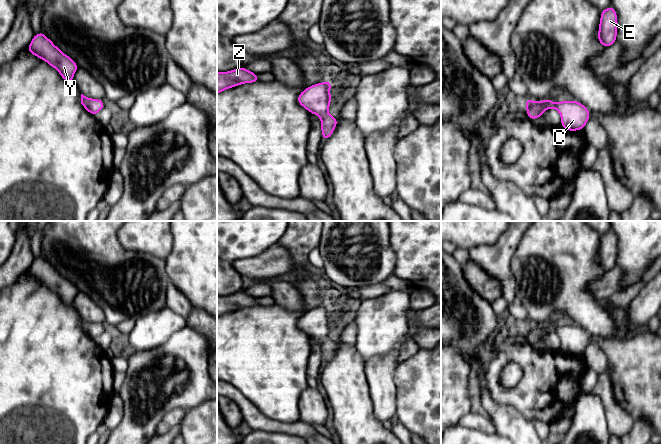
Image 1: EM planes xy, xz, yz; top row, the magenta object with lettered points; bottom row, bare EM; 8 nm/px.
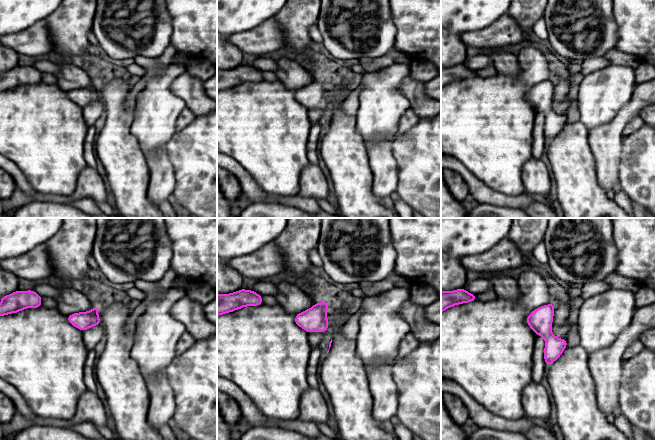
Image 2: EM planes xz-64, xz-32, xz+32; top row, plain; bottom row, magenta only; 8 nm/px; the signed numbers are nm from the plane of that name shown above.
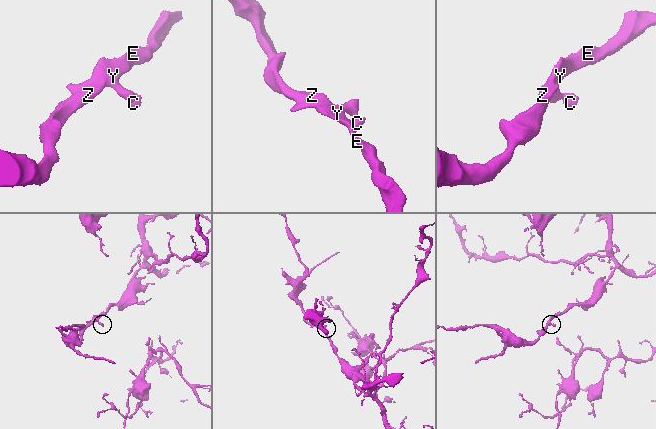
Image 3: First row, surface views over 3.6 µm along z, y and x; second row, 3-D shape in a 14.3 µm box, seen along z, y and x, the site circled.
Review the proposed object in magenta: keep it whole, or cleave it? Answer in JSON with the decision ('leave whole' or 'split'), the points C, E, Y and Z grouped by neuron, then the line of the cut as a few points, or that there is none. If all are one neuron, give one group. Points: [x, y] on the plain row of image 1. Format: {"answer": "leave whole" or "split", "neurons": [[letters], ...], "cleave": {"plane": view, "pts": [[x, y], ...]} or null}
{"answer": "leave whole", "neurons": [["C", "E", "Y", "Z"]], "cleave": null}

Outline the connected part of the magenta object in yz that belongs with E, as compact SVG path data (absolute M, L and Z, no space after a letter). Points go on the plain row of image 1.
M611 230L602 234L598 254L598 265L605 272L616 267L617 251L616 234Z

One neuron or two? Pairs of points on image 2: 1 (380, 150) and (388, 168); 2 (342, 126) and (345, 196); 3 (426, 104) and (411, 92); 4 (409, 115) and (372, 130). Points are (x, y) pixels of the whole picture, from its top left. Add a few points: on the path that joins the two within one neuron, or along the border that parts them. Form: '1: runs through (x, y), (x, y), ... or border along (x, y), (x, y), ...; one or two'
1: runs through (380, 154), (384, 164); one
2: runs through (342, 143), (345, 154), (345, 179); one
3: runs through (422, 103), (415, 96); one
4: border along (409, 107), (399, 121), (397, 133); two

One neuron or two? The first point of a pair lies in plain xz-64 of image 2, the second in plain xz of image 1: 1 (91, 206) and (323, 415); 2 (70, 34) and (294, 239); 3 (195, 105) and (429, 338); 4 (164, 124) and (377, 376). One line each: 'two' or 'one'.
1: two
2: one
3: one
4: two

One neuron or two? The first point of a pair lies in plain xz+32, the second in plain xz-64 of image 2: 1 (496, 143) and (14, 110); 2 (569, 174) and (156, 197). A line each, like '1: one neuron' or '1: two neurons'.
1: one neuron
2: two neurons

